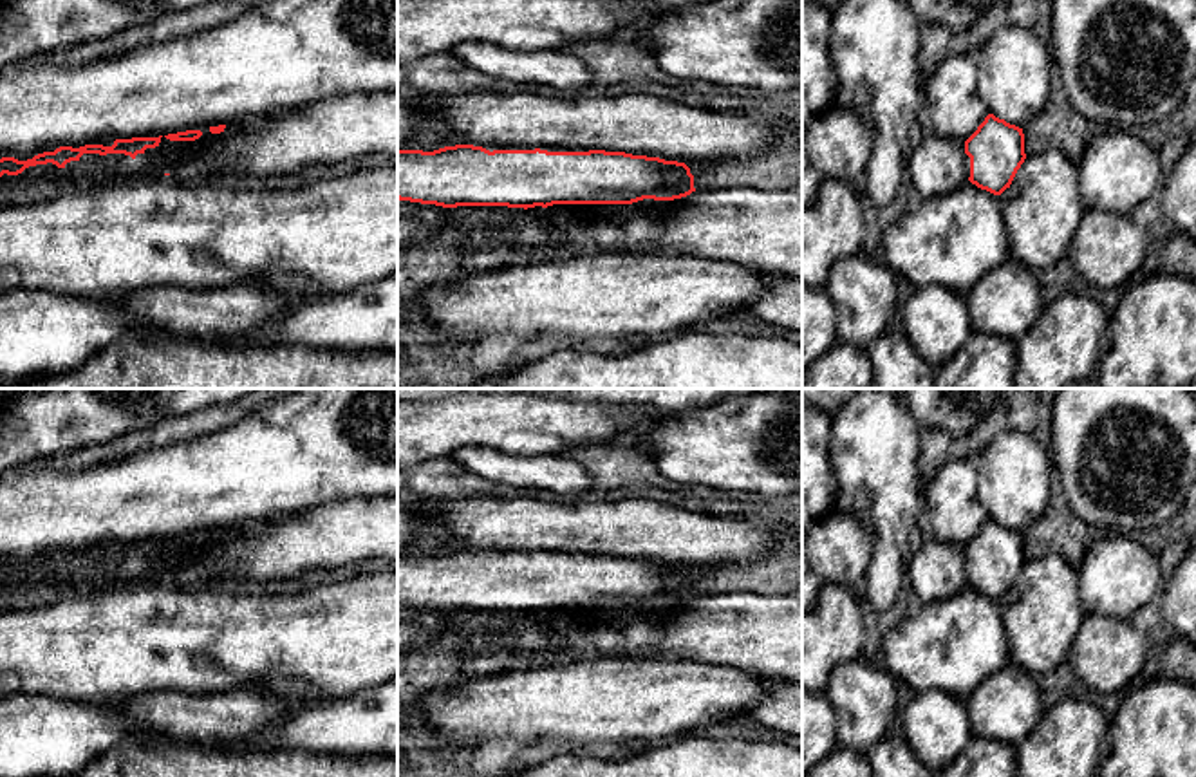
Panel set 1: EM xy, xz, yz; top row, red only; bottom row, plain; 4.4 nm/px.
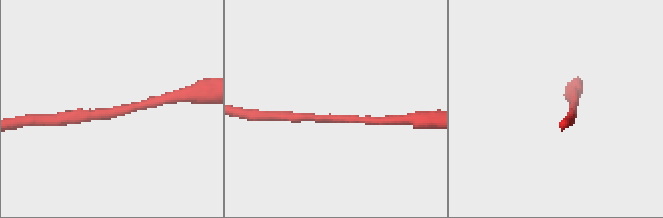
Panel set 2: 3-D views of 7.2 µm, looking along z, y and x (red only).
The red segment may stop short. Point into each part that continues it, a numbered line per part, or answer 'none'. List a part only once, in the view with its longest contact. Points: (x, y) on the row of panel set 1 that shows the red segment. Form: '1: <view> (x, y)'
1: xy (168, 152)

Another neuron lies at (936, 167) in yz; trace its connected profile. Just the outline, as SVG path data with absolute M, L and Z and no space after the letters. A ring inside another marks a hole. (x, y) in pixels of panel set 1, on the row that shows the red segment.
M929 134L909 161L912 186L923 199L941 197L968 181L965 143Z

